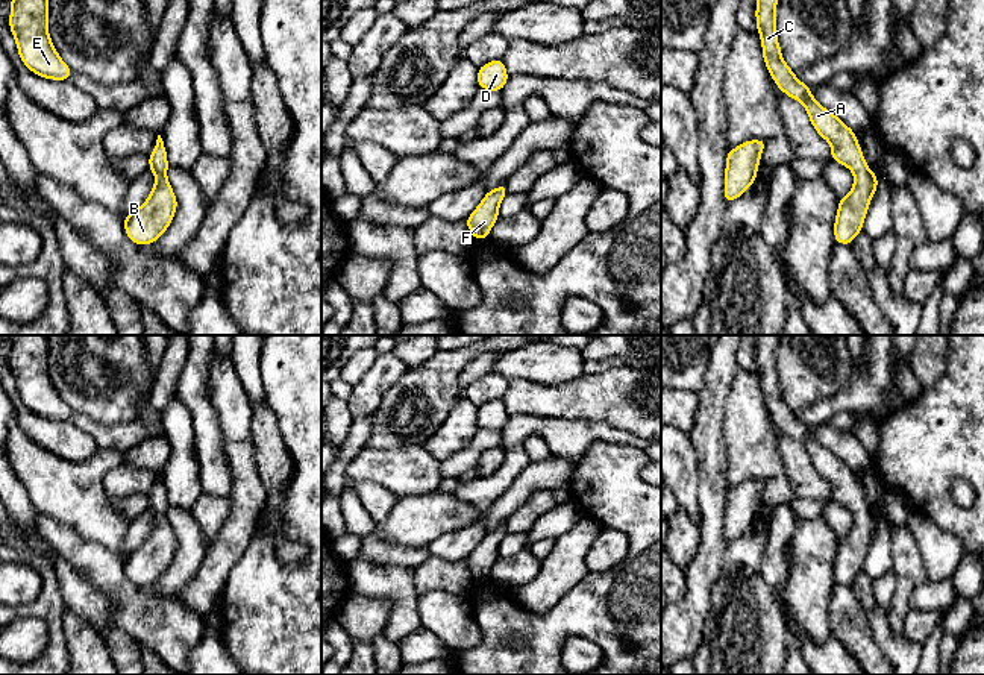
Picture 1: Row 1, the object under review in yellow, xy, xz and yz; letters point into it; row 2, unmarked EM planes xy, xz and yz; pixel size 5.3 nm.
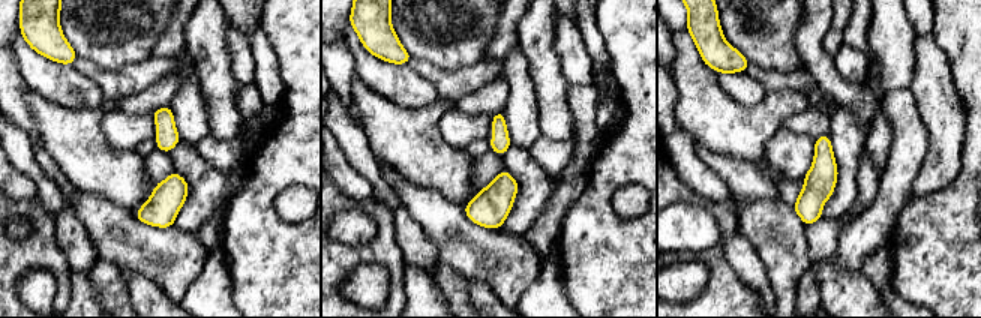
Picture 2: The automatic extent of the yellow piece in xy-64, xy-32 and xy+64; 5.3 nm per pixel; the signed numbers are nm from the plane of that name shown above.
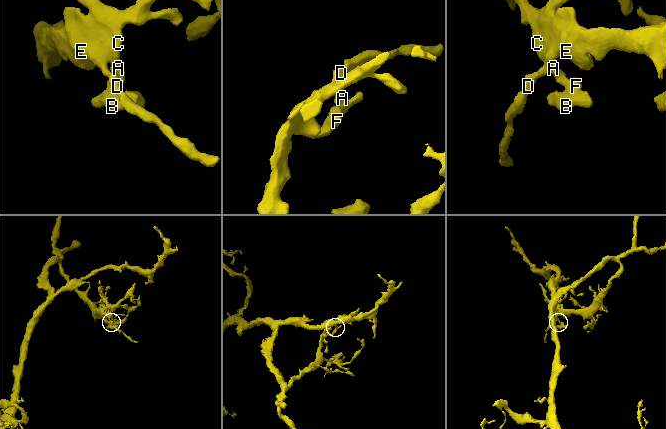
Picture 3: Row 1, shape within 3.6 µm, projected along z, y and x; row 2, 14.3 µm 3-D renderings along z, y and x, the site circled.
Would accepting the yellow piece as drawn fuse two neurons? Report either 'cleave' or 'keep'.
keep

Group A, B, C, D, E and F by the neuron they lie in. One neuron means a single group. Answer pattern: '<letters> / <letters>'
A B C D E F

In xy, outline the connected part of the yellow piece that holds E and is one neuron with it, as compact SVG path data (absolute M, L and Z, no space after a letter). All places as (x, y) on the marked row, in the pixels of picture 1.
M9 0L9 27L21 62L36 76L68 80L73 70L61 59L49 33L49 0Z

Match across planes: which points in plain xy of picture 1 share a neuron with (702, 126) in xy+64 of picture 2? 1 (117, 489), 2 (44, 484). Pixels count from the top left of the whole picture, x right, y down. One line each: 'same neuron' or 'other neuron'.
1: other neuron
2: same neuron

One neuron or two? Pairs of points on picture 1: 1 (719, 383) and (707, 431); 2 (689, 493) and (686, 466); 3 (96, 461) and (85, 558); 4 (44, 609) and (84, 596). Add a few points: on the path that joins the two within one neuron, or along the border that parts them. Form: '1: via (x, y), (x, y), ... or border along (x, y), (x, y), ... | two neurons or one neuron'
1: via (713, 395), (708, 419) | one neuron
2: via (686, 487), (686, 472) | one neuron
3: border along (56, 521), (84, 539), (94, 540), (119, 555) | two neurons
4: border along (55, 568), (58, 590), (64, 604) | two neurons

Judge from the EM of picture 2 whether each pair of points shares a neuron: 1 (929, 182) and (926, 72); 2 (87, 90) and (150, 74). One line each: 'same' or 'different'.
1: same
2: different

